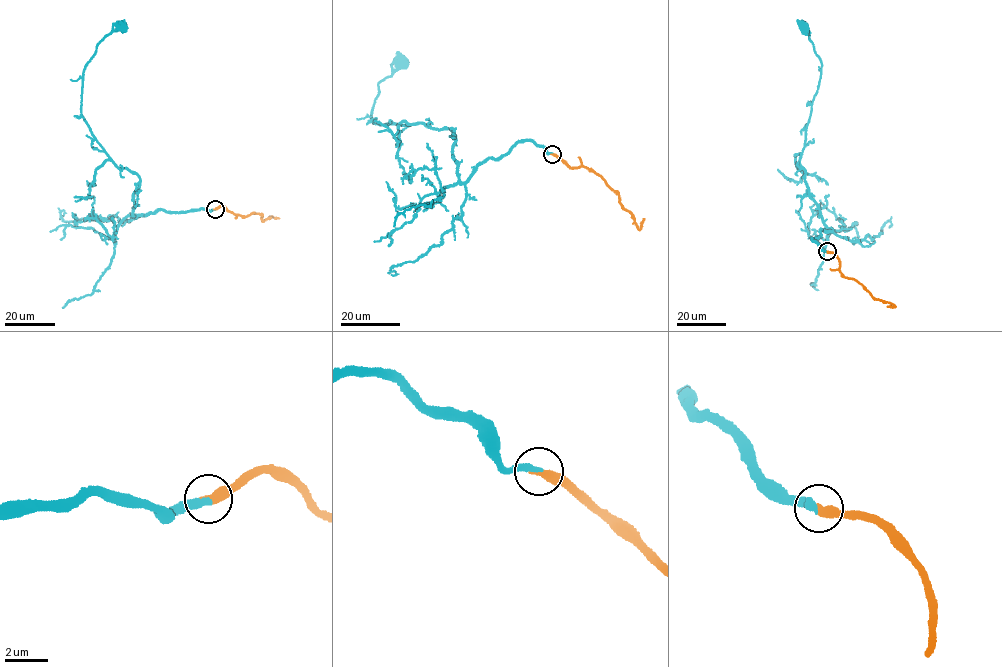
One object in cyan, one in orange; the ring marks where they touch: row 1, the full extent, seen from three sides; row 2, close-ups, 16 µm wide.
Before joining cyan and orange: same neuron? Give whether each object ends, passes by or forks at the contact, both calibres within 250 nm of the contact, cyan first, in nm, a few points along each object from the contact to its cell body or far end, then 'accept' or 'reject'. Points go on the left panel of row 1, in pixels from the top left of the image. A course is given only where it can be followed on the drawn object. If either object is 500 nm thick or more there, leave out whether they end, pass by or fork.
cyan ends there; orange ends there; 320 nm thick on the cyan side, 440 nm on the other; cyan runs (215, 209), (132, 215), (139, 178), (116, 165), (81, 111), (84, 66), (97, 44), (122, 25); orange runs (214, 209), (222, 206), (245, 216), (258, 213), (263, 220), (270, 216), (279, 218); accept

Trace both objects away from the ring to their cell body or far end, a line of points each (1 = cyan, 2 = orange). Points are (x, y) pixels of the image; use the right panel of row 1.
1: (826, 251), (811, 237), (819, 237), (820, 229), (832, 231), (810, 196), (800, 162), (821, 64), (804, 27)
2: (827, 251), (839, 259), (839, 271), (844, 276), (855, 279), (875, 298), (895, 306), (887, 306)

